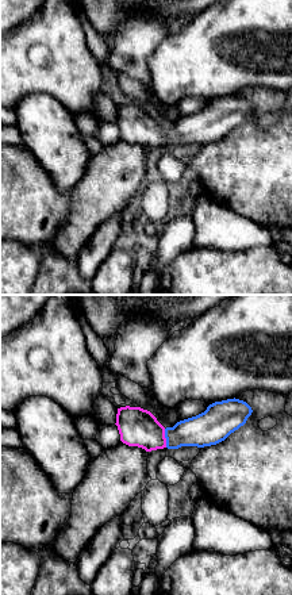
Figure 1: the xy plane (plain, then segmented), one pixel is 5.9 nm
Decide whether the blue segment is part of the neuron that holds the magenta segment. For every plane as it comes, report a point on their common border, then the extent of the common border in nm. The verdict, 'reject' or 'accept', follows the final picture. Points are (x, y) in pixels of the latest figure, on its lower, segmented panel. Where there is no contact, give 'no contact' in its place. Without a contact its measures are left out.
(165, 438) | 110 nm

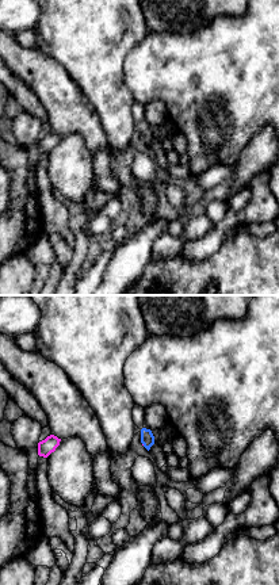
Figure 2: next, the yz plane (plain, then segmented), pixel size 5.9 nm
no contact

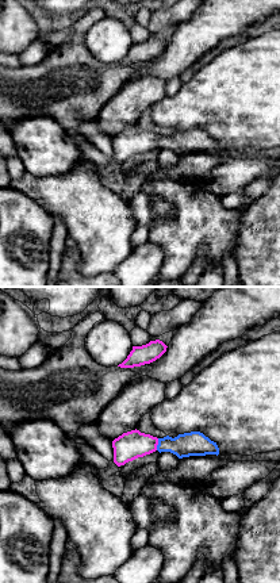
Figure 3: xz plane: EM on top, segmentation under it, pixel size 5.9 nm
(157, 444) | 70 nm

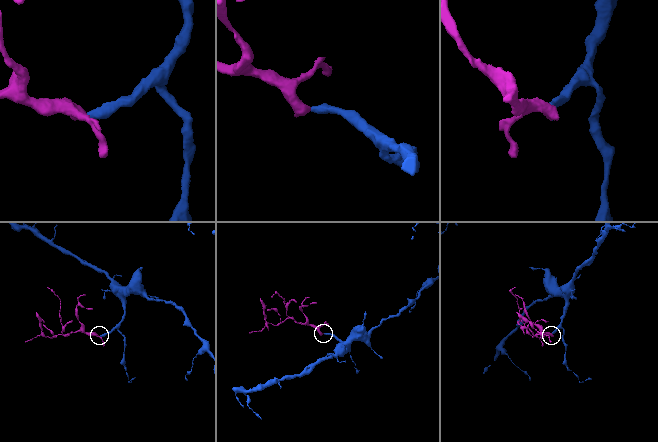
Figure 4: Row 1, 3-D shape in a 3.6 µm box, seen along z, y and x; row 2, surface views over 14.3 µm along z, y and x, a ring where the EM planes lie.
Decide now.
accept

